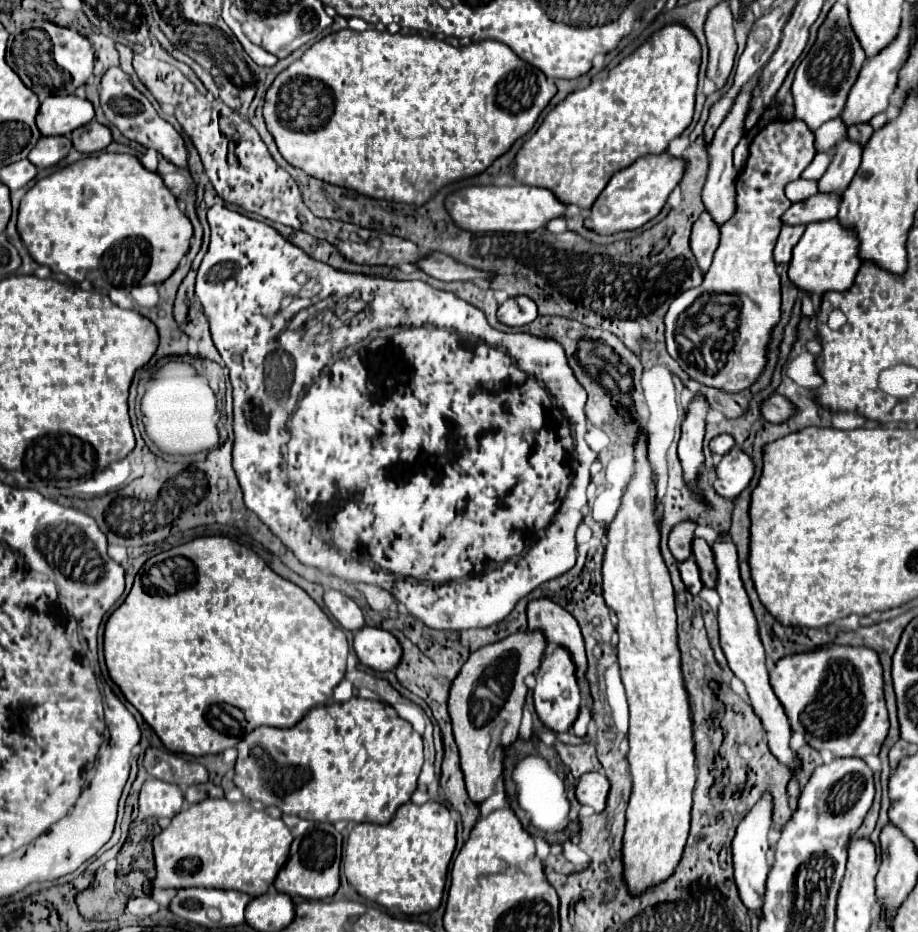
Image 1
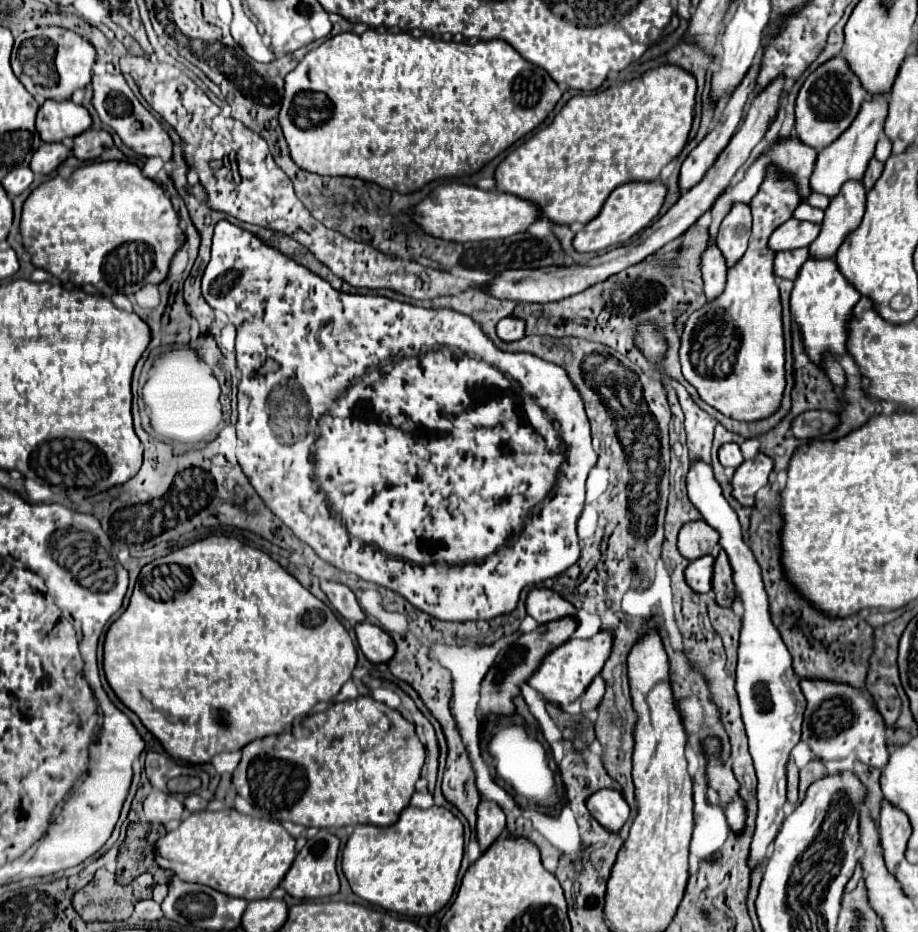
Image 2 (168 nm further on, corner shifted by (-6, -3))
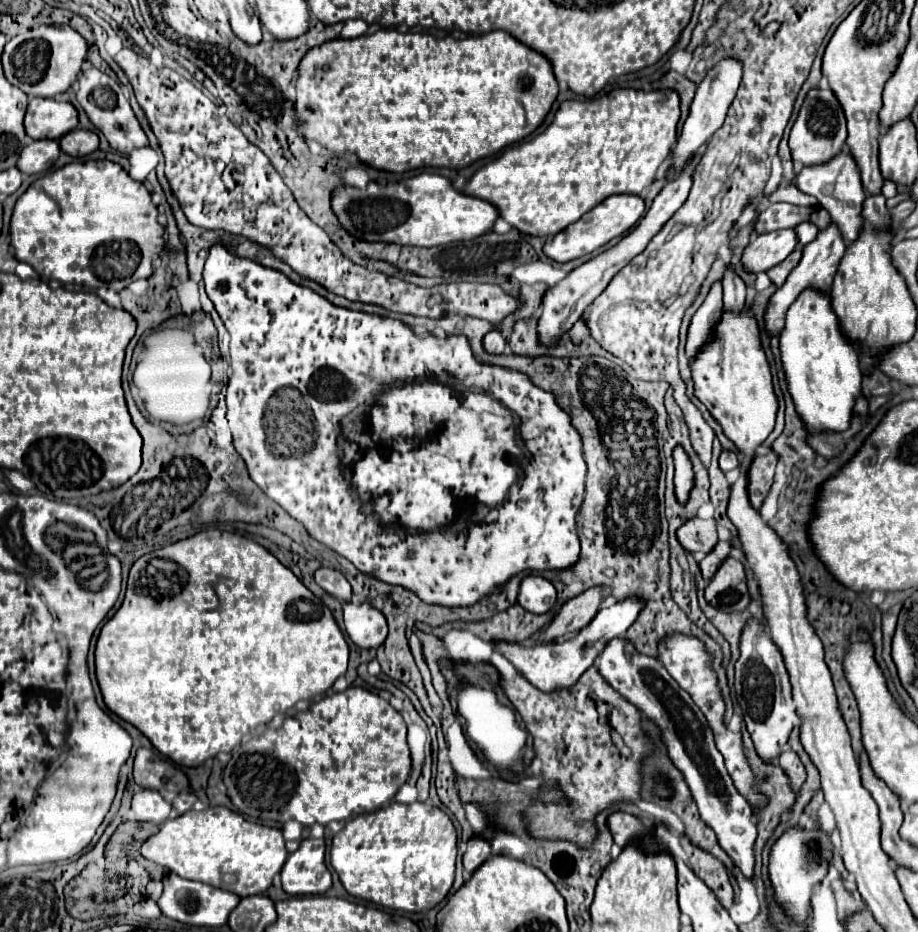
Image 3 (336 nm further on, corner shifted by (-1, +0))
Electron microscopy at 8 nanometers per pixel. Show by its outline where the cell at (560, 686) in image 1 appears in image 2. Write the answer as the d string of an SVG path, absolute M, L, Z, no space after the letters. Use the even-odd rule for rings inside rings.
M600 630L598 634L594 634L588 640L570 638L566 644L562 644L546 654L546 658L542 660L542 666L538 666L534 676L528 678L528 684L534 690L538 690L540 694L544 694L550 702L556 702L560 706L574 702L580 694L584 694L584 690L590 686L592 678L602 672L608 656L610 656L610 650L612 650L612 638L614 636L610 630Z

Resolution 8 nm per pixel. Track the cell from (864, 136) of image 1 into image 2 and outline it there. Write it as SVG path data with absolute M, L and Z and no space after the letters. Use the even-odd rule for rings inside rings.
M875 157L870 160L866 174L862 180L862 184L864 184L866 192L870 192L870 190L874 188L874 184L876 184L877 179L881 176L883 166L883 163L878 161Z

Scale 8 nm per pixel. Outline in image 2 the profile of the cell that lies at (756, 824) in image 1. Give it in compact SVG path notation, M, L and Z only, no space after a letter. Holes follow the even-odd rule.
M694 462L688 472L688 498L700 510L702 518L720 534L720 546L730 558L734 568L734 584L738 600L744 606L742 630L740 630L740 648L738 648L738 668L736 668L736 692L742 708L742 722L750 742L750 756L758 776L758 818L756 832L750 848L750 868L766 860L768 846L776 838L786 802L786 762L790 750L800 742L800 730L806 710L806 700L800 690L796 672L792 670L792 656L786 644L780 638L780 632L772 624L768 594L762 582L762 570L754 558L754 552L746 546L740 532L740 522L734 508L722 496L720 484L714 480L712 466L704 462Z

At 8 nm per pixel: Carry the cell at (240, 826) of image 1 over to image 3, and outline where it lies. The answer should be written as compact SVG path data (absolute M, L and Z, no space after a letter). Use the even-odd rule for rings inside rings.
M207 807L203 811L191 809L169 819L157 835L143 843L141 853L179 877L209 883L237 893L239 897L265 893L289 855L281 829L251 823L227 807Z

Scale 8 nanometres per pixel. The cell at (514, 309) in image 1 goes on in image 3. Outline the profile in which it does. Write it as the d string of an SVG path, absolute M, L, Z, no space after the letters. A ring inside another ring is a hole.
M493 329L493 331L489 331L489 333L485 335L483 347L485 347L487 353L503 353L505 347L507 347L507 339L501 335L501 331Z

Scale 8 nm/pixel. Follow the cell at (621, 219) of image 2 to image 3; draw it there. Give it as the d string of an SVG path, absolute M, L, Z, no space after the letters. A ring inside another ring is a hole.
M627 193L611 195L601 205L597 205L593 211L585 213L577 223L569 225L561 233L557 233L551 241L547 241L545 247L543 247L543 251L545 251L547 257L551 257L551 259L555 259L559 263L565 263L565 261L571 261L575 257L593 253L599 247L603 247L605 243L609 243L611 239L615 239L615 237L623 235L625 231L629 231L643 217L643 213L645 213L645 201L643 201L643 197L627 195Z

